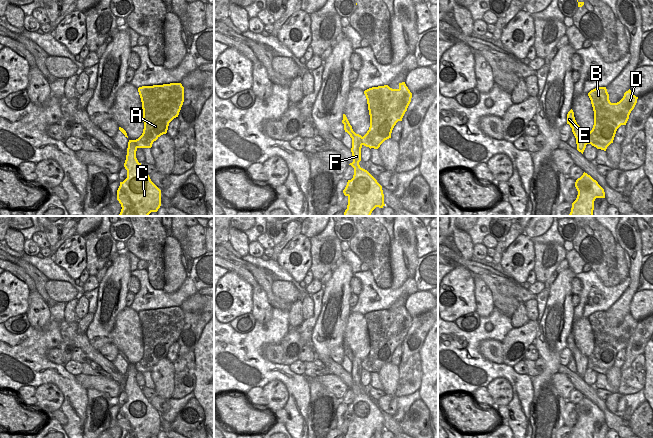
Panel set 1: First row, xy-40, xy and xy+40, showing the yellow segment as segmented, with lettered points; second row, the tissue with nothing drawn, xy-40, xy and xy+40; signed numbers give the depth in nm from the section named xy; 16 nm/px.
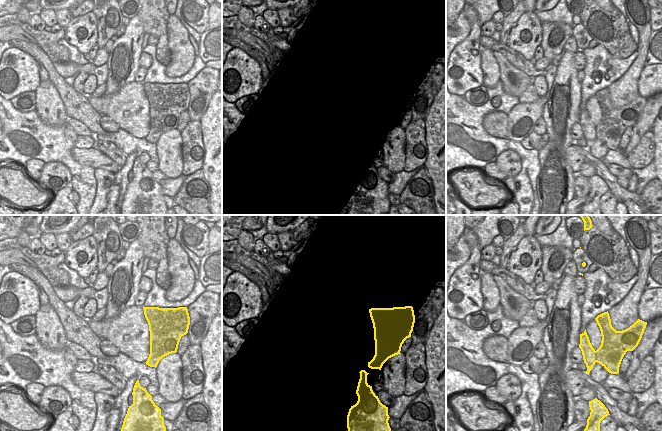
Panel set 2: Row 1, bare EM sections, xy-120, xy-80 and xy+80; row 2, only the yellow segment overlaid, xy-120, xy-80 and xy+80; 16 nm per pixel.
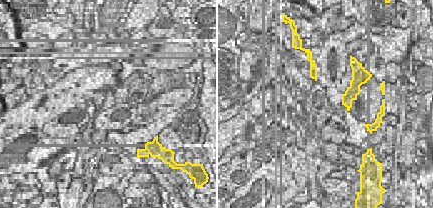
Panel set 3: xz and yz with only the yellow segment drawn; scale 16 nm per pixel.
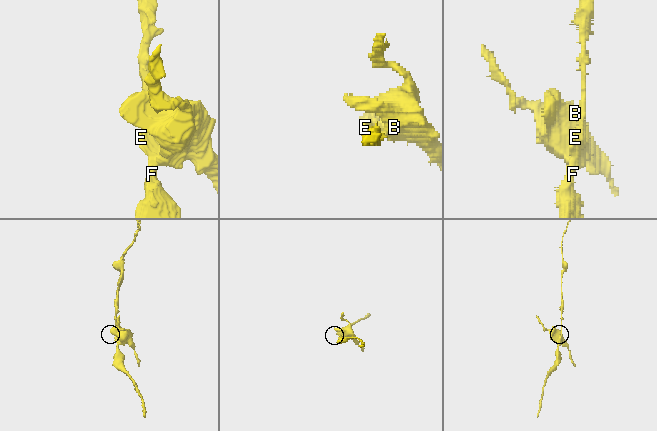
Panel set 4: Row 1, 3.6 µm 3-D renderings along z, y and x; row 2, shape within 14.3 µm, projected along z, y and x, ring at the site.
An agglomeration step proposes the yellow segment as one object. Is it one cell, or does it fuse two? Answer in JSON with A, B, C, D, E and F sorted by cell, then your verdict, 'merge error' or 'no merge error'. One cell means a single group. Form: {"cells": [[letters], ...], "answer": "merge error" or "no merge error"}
{"cells": [["A", "B", "D"], ["C", "E", "F"]], "answer": "merge error"}

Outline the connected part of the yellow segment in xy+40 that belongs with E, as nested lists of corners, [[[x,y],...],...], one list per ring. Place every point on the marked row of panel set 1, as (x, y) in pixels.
[[[572,109],[567,114],[567,124],[572,128],[572,132],[576,138],[577,150],[583,154],[588,144],[588,133],[582,130],[577,124]]]

